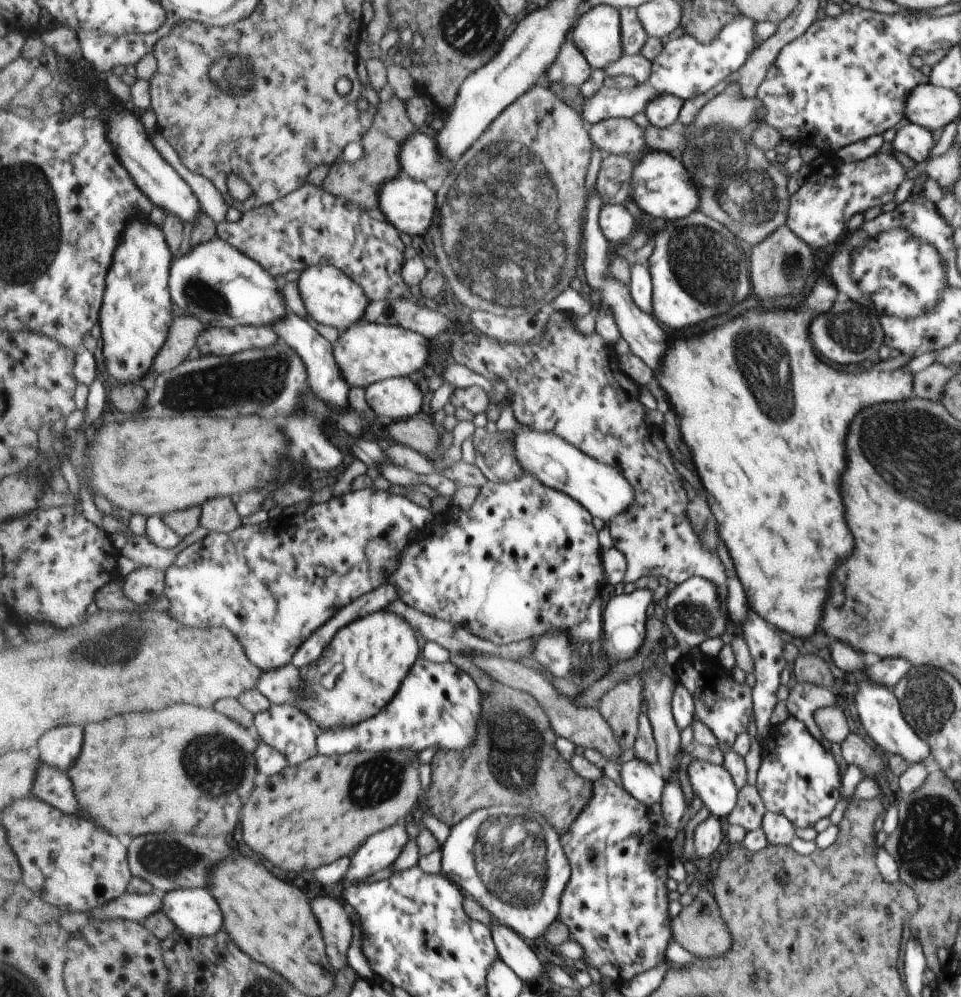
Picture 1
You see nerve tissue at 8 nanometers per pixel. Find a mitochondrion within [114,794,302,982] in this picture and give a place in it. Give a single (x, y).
(165, 858)

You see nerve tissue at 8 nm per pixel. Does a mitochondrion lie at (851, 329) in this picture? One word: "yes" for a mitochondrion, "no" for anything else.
yes

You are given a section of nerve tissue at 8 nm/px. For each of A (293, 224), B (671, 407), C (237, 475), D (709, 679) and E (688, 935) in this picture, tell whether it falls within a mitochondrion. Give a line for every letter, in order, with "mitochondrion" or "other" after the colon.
A: other
B: other
C: other
D: other
E: other

